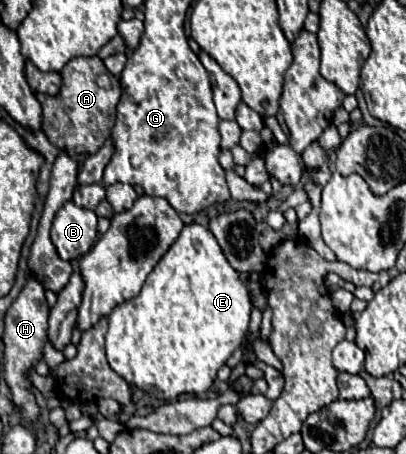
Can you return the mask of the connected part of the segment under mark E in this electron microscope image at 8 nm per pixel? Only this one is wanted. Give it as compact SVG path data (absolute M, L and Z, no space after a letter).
M185 224L141 292L109 314L107 362L129 384L157 398L207 392L217 370L239 348L249 328L249 312L249 288L227 262L215 236L201 224Z

